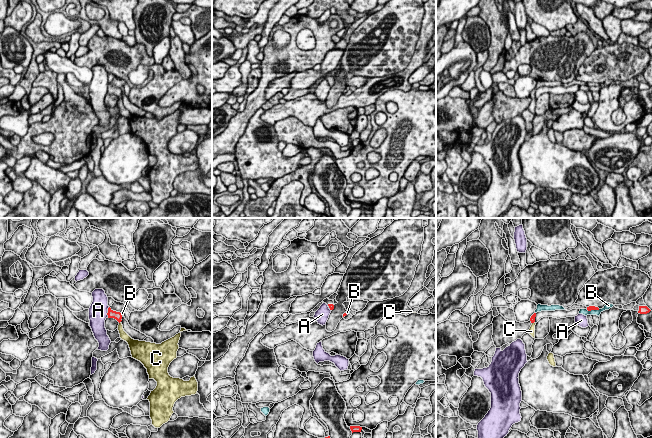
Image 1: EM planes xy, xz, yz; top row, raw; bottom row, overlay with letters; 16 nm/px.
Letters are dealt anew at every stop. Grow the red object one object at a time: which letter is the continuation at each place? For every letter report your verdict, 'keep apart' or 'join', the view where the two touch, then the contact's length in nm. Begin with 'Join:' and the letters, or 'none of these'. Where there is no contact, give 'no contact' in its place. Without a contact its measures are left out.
Join: C
A: keep apart | xy | 160 nm
B: keep apart | yz | 220 nm
C: join | yz | 60 nm

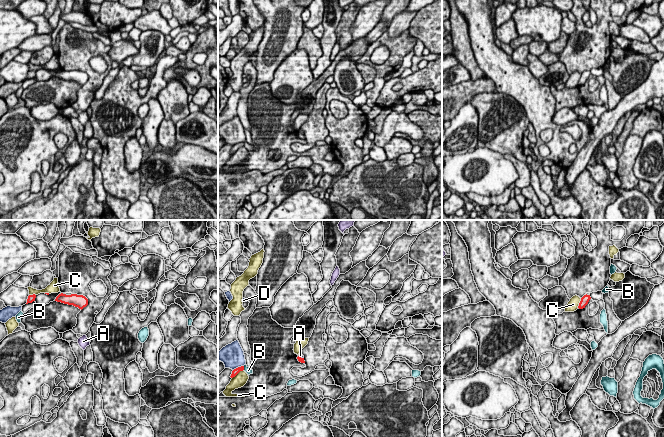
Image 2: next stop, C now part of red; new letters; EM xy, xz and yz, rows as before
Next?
Join: none of these
A: keep apart | xz | 110 nm
B: keep apart | xz | 70 nm
C: keep apart | xz | 240 nm
D: keep apart | xz | 190 nm

